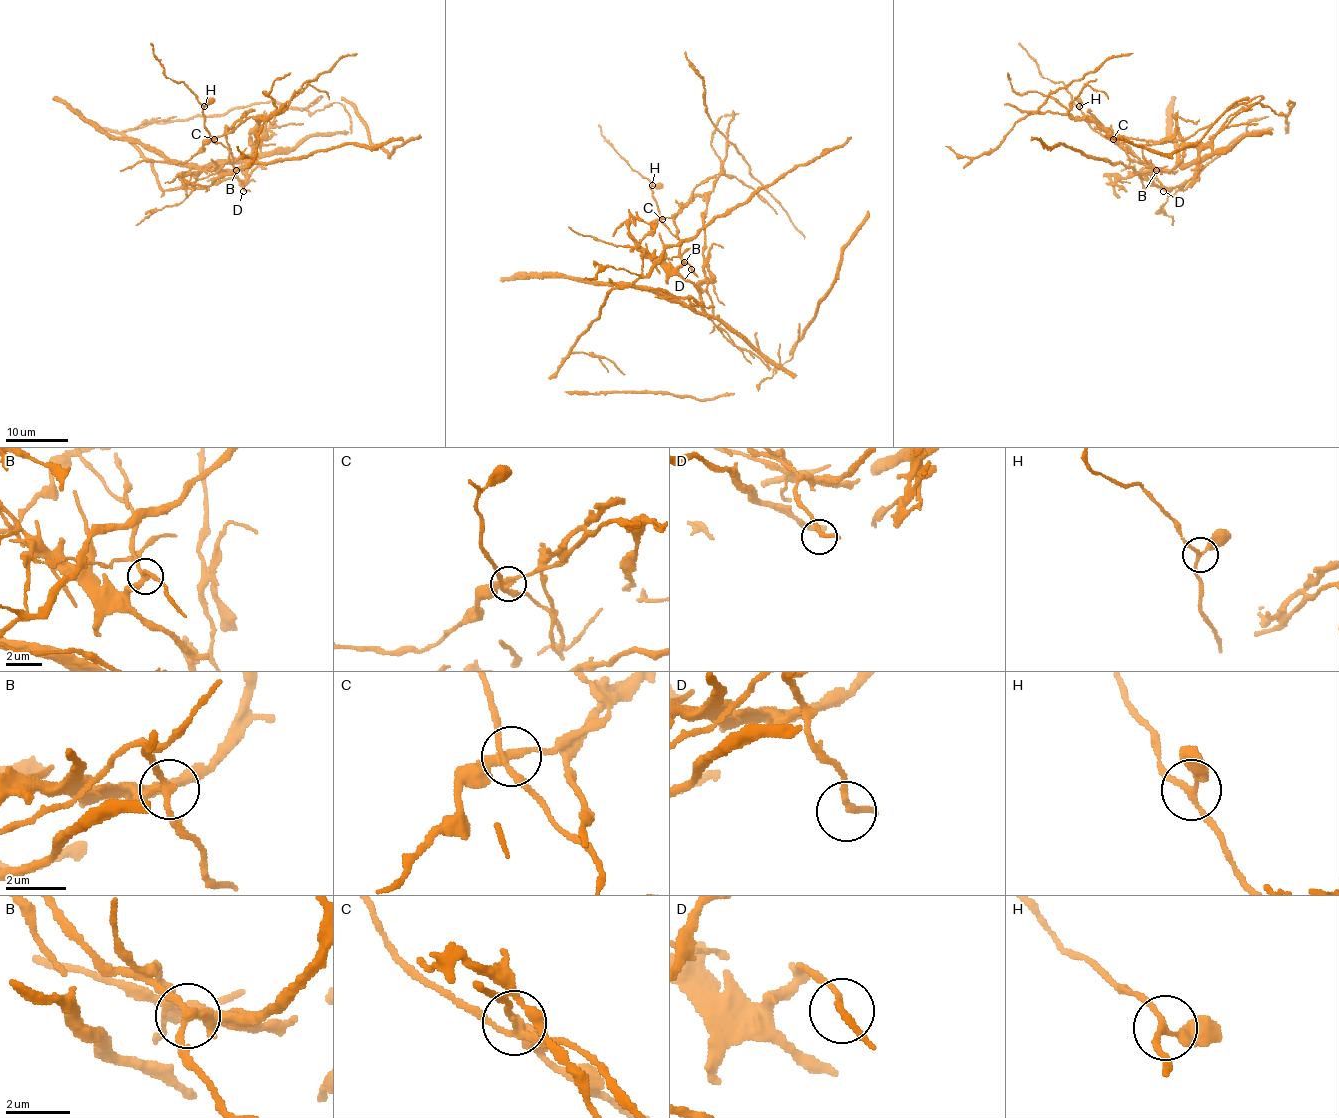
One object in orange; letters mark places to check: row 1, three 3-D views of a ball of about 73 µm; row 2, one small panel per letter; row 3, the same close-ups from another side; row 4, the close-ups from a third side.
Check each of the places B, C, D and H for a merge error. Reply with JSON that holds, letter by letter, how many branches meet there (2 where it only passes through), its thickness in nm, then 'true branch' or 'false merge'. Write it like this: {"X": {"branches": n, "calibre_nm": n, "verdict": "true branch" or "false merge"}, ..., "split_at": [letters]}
{"B": {"branches": 3, "calibre_nm": 240, "verdict": "false merge"}, "C": {"branches": 4, "calibre_nm": 240, "verdict": "false merge"}, "D": {"branches": 2, "calibre_nm": 190, "verdict": "true branch"}, "H": {"branches": 3, "calibre_nm": 200, "verdict": "true branch"}, "split_at": ["B", "C"]}

